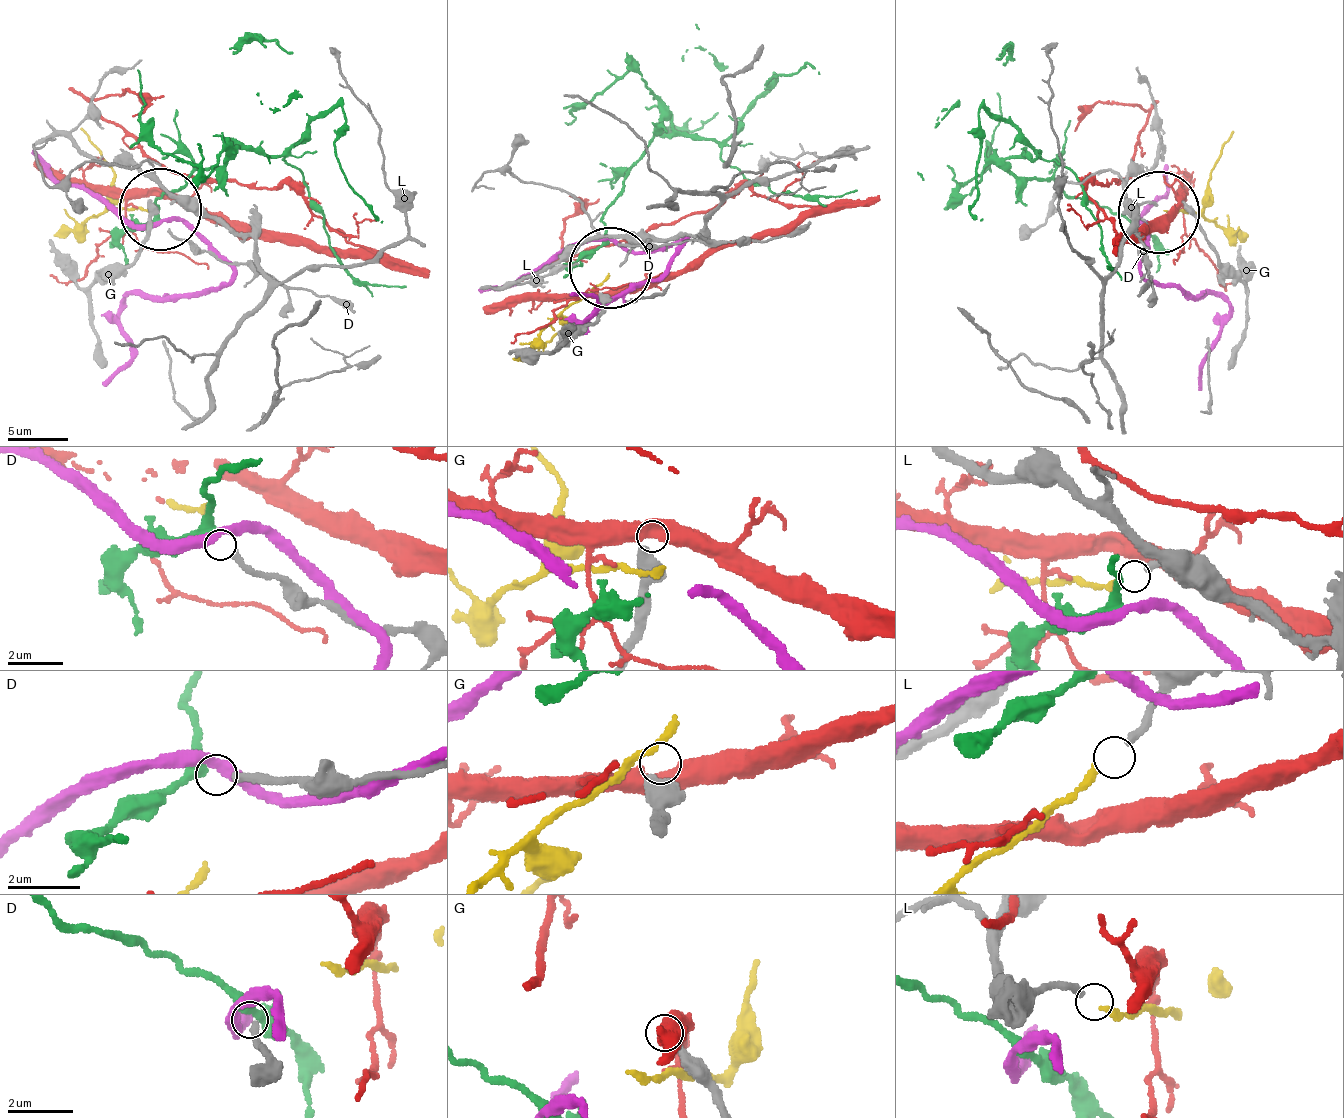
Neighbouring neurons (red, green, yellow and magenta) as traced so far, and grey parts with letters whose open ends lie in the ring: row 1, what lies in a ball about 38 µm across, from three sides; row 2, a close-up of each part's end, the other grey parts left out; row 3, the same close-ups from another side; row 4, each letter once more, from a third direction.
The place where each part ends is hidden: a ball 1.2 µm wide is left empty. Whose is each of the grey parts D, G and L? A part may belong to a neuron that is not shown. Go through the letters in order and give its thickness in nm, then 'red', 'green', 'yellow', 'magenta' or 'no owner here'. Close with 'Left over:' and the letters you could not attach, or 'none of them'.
D: calibre 240 nm; green
G: calibre 440 nm; no owner here
L: calibre 200 nm; yellow
Left over: G

